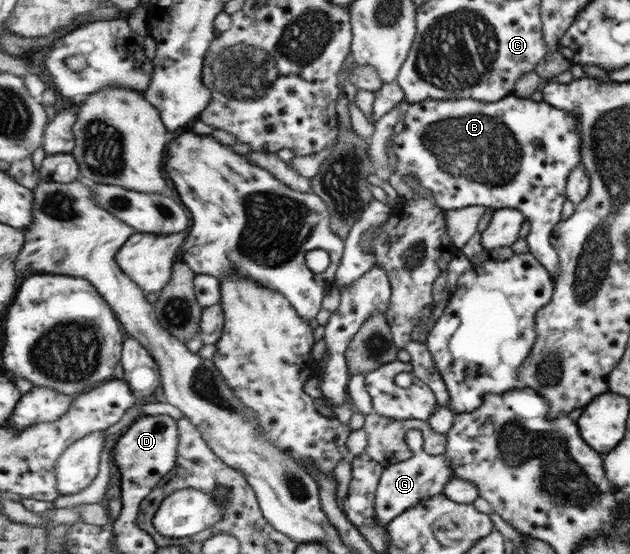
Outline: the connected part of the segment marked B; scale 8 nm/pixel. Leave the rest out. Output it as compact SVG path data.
M510 93L502 100L490 103L472 98L424 100L408 104L403 116L403 128L391 139L389 147L396 157L395 170L387 176L388 185L396 191L399 199L413 196L413 191L405 184L406 178L410 177L431 193L431 198L443 211L474 205L520 211L530 222L530 232L525 238L528 252L555 278L558 275L558 256L550 243L550 231L554 231L556 223L560 222L560 207L567 198L566 183L581 158L581 151L578 151L580 135L576 131L578 123L570 112Z

